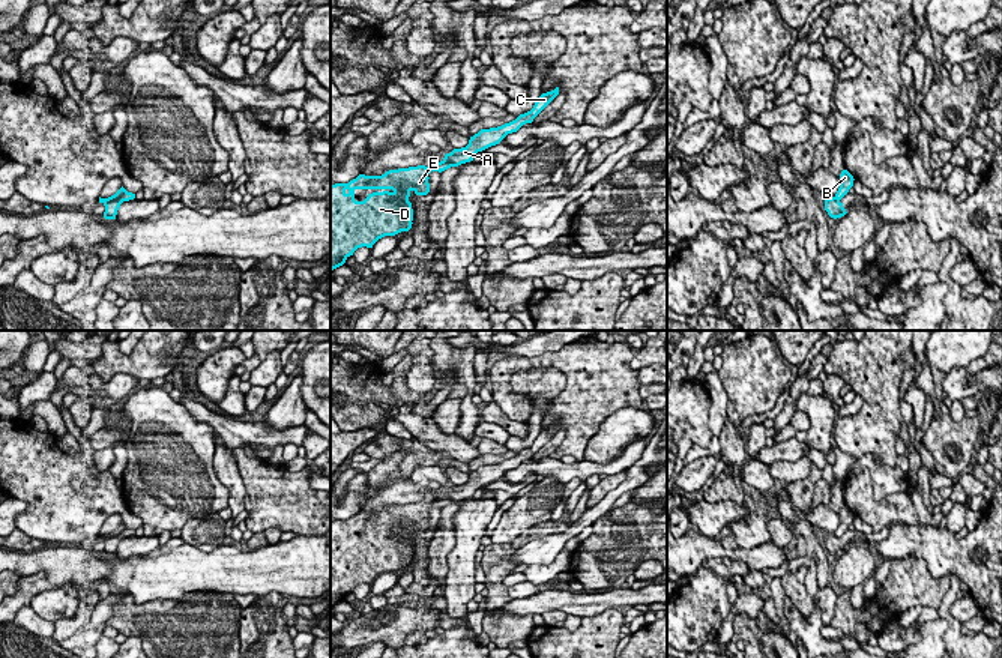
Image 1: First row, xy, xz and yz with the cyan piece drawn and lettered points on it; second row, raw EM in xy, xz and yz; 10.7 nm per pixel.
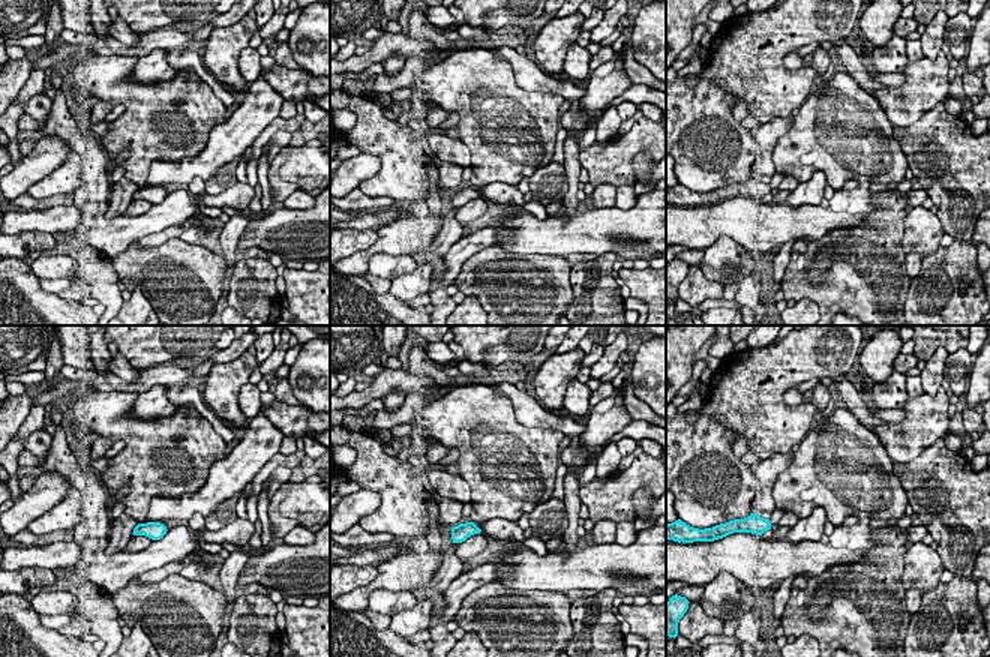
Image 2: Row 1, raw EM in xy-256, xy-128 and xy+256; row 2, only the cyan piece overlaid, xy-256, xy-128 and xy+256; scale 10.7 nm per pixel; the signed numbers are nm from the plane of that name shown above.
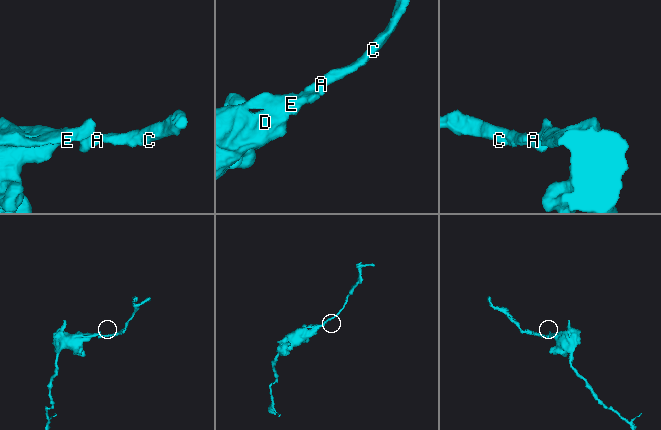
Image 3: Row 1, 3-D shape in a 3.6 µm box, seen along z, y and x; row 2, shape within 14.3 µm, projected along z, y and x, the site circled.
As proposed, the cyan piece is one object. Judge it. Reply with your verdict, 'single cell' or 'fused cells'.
fused cells

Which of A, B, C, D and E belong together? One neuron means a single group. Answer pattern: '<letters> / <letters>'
A C / B D E

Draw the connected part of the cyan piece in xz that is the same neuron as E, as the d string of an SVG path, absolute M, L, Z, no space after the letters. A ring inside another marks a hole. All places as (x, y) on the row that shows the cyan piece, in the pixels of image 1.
M437 161L433 167L418 165L389 170L382 176L359 174L349 183L330 185L330 272L346 263L358 248L409 231L413 221L410 192L430 192L428 174L455 167ZM356 189L373 189L364 201L355 200Z

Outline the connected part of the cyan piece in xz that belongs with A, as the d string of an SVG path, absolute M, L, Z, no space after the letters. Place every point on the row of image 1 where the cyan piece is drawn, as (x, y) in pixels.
M559 87L551 92L542 93L535 102L533 108L524 114L520 114L515 120L497 128L481 129L470 137L469 144L461 149L454 149L446 153L443 162L449 162L455 167L473 161L478 152L482 152L491 146L499 144L508 134L517 132L523 125L532 123L533 119L559 95Z

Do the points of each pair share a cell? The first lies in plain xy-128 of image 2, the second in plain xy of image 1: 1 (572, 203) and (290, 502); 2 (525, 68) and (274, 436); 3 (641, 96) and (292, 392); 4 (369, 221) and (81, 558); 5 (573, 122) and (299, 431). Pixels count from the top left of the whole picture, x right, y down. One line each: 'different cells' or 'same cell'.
1: different cells
2: same cell
3: different cells
4: same cell
5: different cells

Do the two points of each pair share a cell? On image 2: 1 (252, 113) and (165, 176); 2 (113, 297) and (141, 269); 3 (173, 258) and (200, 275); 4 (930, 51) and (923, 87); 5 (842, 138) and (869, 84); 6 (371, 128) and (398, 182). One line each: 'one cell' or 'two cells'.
1: one cell
2: two cells
3: one cell
4: two cells
5: two cells
6: one cell

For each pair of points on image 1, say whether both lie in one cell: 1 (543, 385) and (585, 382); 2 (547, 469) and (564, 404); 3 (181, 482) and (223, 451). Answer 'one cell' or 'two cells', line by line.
1: two cells
2: two cells
3: two cells

